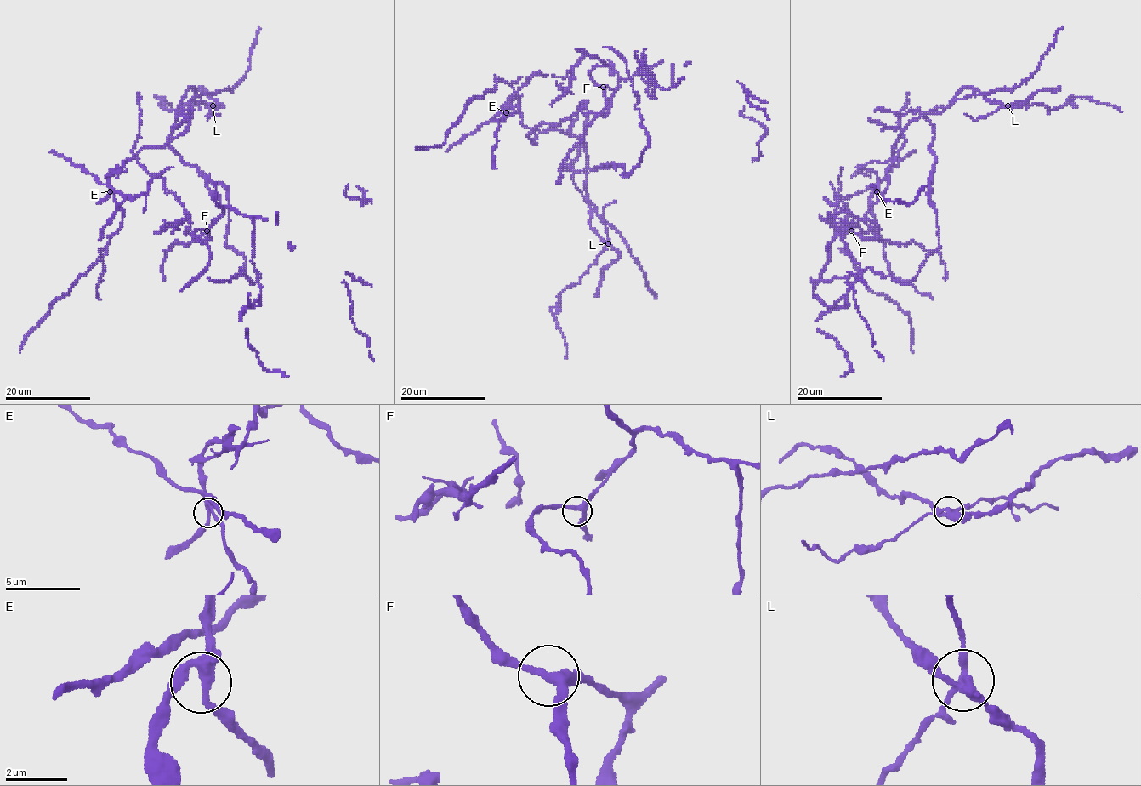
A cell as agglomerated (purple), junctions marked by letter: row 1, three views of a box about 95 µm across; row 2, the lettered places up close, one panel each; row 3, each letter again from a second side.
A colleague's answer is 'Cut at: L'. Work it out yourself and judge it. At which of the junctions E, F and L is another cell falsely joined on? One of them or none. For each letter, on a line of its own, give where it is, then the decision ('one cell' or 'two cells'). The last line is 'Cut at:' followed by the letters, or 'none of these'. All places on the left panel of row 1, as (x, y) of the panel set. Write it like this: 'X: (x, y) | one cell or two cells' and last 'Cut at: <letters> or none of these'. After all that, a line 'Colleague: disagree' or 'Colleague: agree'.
E: (110, 191) | one cell
F: (207, 230) | one cell
L: (212, 105) | two cells
Cut at: L
Colleague: agree

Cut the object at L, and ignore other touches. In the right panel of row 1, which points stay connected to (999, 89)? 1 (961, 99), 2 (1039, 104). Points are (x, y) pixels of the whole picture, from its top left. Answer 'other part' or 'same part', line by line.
1: same part
2: other part

